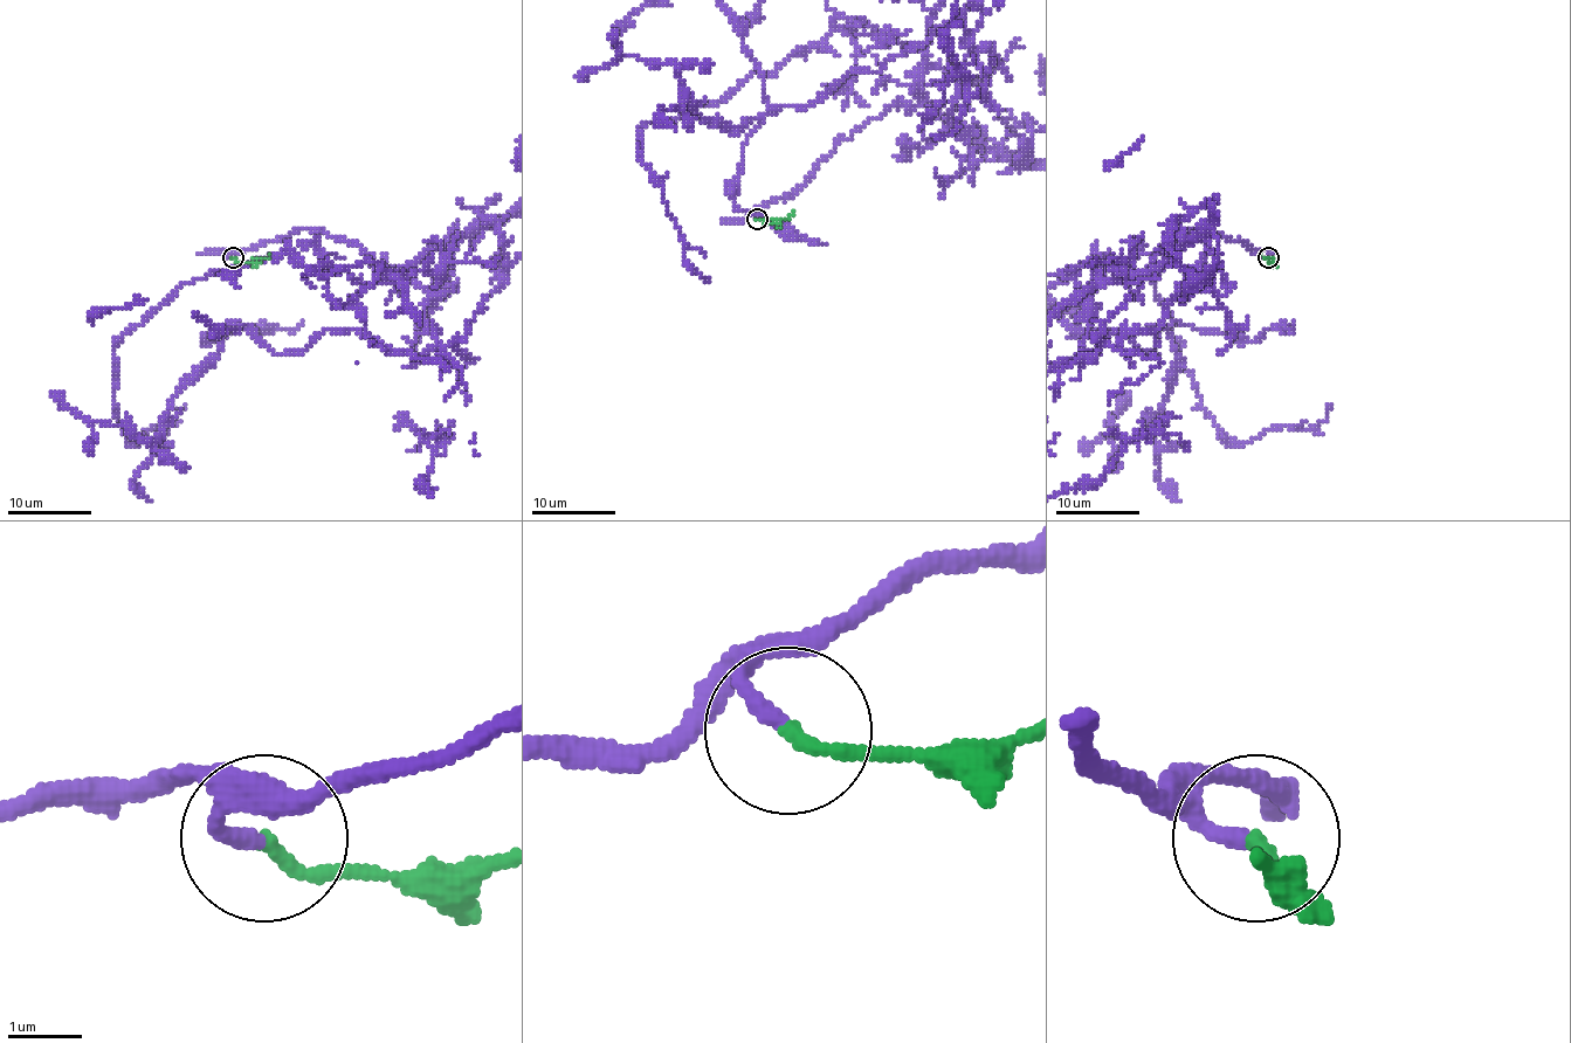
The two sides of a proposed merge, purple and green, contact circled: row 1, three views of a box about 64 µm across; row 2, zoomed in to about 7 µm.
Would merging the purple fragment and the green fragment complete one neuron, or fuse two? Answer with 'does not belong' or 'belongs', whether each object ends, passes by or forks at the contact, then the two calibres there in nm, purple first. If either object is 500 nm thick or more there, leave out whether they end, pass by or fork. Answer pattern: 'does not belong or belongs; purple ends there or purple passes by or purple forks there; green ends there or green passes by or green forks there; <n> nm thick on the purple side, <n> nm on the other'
belongs; purple ends there; green ends there; 200 nm thick on the purple side, 180 nm on the other

